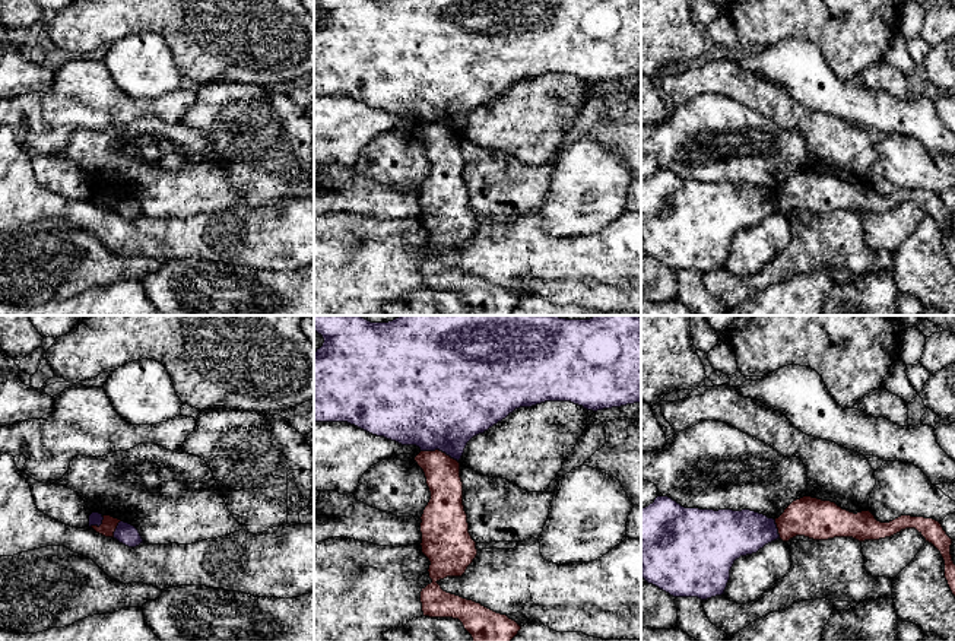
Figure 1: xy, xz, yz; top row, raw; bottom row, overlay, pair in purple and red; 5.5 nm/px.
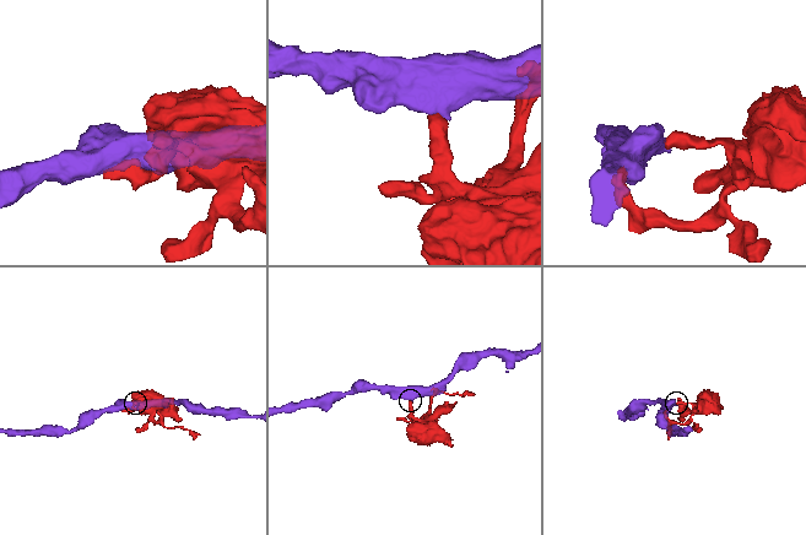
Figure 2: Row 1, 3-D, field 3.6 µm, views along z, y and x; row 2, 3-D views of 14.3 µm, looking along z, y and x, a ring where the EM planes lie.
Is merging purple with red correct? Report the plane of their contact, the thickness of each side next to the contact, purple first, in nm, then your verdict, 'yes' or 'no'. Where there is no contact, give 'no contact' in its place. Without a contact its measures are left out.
xz | 500/190 nm | no

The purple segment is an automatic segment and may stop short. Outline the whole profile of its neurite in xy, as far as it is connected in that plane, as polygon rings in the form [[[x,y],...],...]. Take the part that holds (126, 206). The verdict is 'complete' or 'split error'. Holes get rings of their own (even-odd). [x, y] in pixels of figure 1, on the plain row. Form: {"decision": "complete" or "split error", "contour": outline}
{"decision": "complete", "contour": [[[120,194],[115,204],[114,204],[114,212],[117,212],[120,216],[129,219],[129,220],[136,220],[140,216],[143,216],[143,212],[139,206],[139,203],[124,194]]]}

